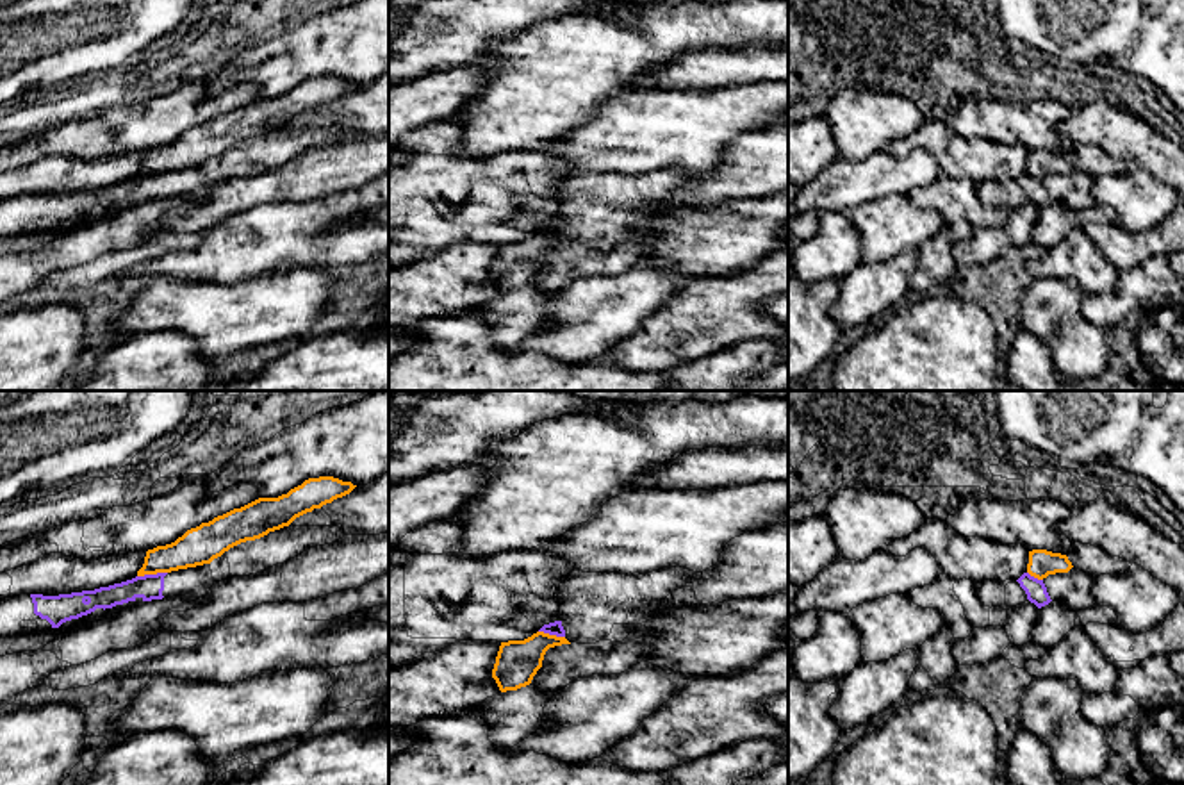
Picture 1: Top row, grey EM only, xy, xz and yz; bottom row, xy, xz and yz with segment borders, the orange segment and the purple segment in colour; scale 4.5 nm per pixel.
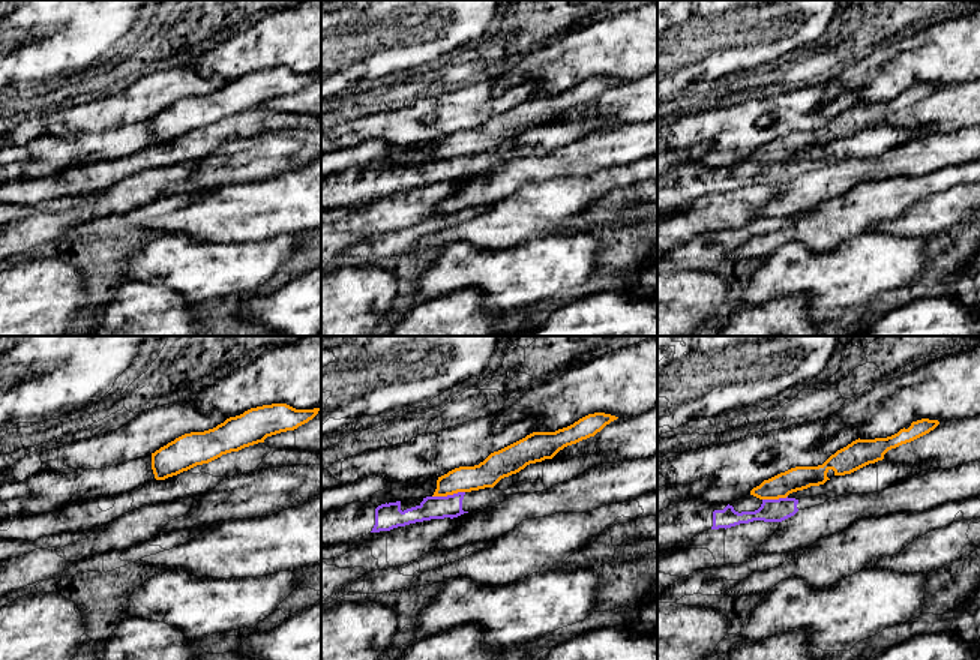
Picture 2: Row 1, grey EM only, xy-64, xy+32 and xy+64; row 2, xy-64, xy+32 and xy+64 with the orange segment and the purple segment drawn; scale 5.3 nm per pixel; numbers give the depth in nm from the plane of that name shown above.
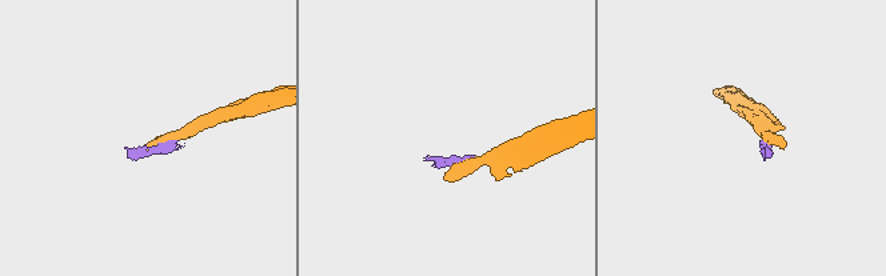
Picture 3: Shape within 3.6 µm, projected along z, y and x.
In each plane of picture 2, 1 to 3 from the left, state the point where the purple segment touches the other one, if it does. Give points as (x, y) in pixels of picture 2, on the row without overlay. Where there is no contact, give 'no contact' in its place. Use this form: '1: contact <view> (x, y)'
1: no contact
2: contact xy+32 (447, 158)
3: contact xy+64 (775, 162)

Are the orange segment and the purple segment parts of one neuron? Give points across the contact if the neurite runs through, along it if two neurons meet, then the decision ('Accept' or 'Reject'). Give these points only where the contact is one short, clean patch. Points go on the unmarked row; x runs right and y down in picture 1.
Boundary: xy (166, 172), (138, 177). Reject

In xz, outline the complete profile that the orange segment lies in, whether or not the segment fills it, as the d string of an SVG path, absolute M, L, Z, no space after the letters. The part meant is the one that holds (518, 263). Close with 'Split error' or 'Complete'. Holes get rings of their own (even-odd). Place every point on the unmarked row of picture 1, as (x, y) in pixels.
M544 232L524 241L501 243L492 269L501 293L478 307L494 346L514 348L540 328L544 307L555 293L540 291L531 280L542 268L546 252L562 244L571 243Z. Split error

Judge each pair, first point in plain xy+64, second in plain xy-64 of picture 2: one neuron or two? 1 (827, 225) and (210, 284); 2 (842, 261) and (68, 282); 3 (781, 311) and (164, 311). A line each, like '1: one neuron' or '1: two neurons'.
1: two neurons
2: two neurons
3: one neuron

